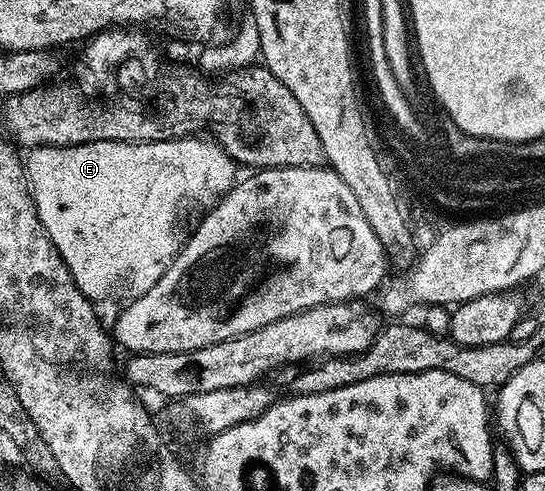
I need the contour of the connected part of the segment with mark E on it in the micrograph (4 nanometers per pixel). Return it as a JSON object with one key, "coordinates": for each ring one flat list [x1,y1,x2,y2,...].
{"coordinates":[[192,135,189,137,171,139,165,142,133,142,133,141,93,141,83,145,41,145,37,148,30,148,27,160,24,162,29,191,33,195,33,202,37,208,39,219,47,231,53,246,59,251,59,255,67,263,79,291,94,303,105,301,108,297,125,297,124,299,137,298,144,295,155,283,158,283,160,276,171,266,172,261,180,252,183,244,181,235,181,208,184,205,205,205,214,206,218,200,233,188,239,177,239,165,232,160,224,147,213,139,204,141,204,136]]}

